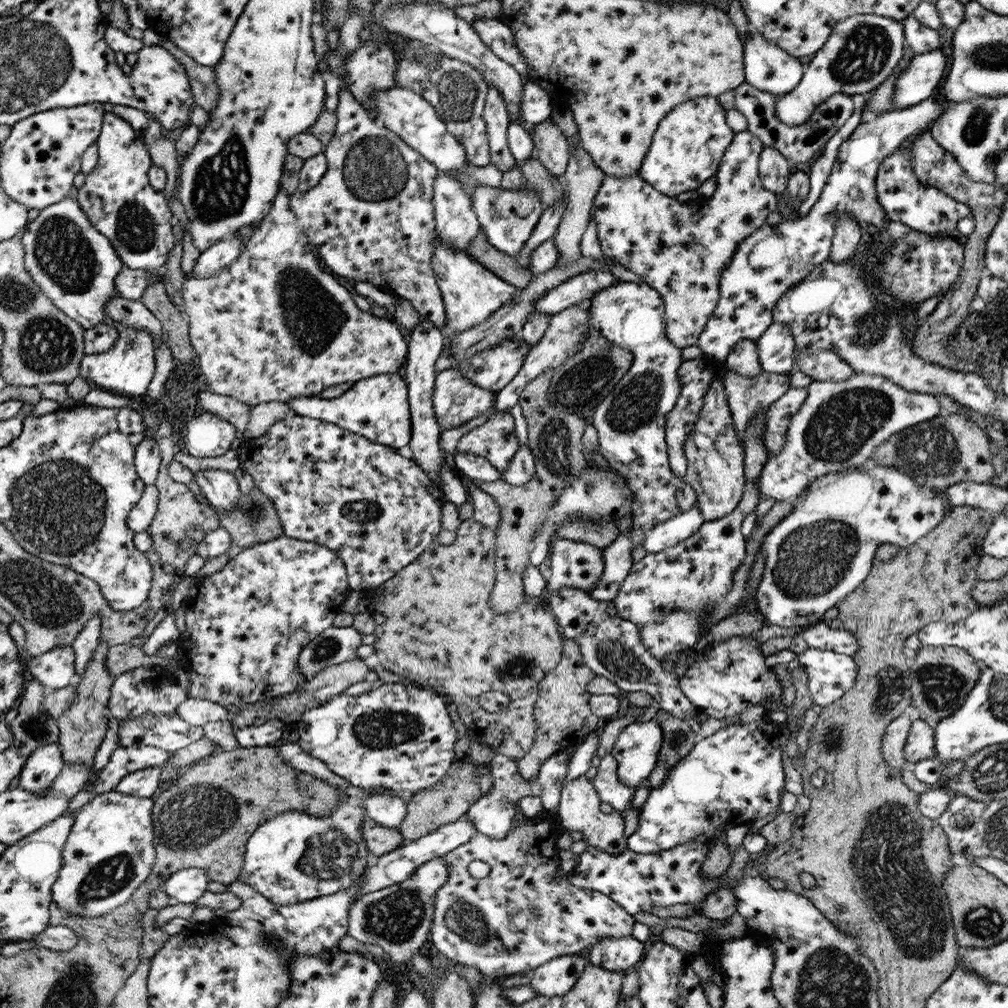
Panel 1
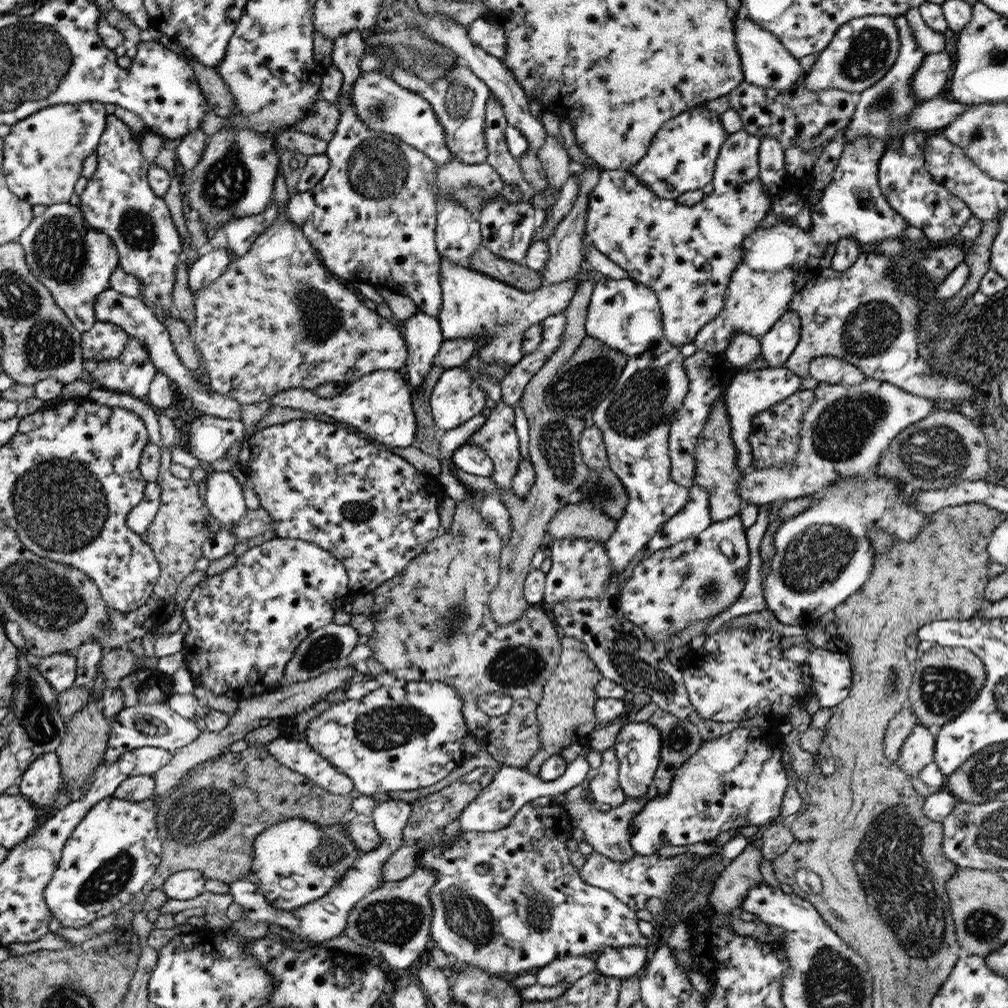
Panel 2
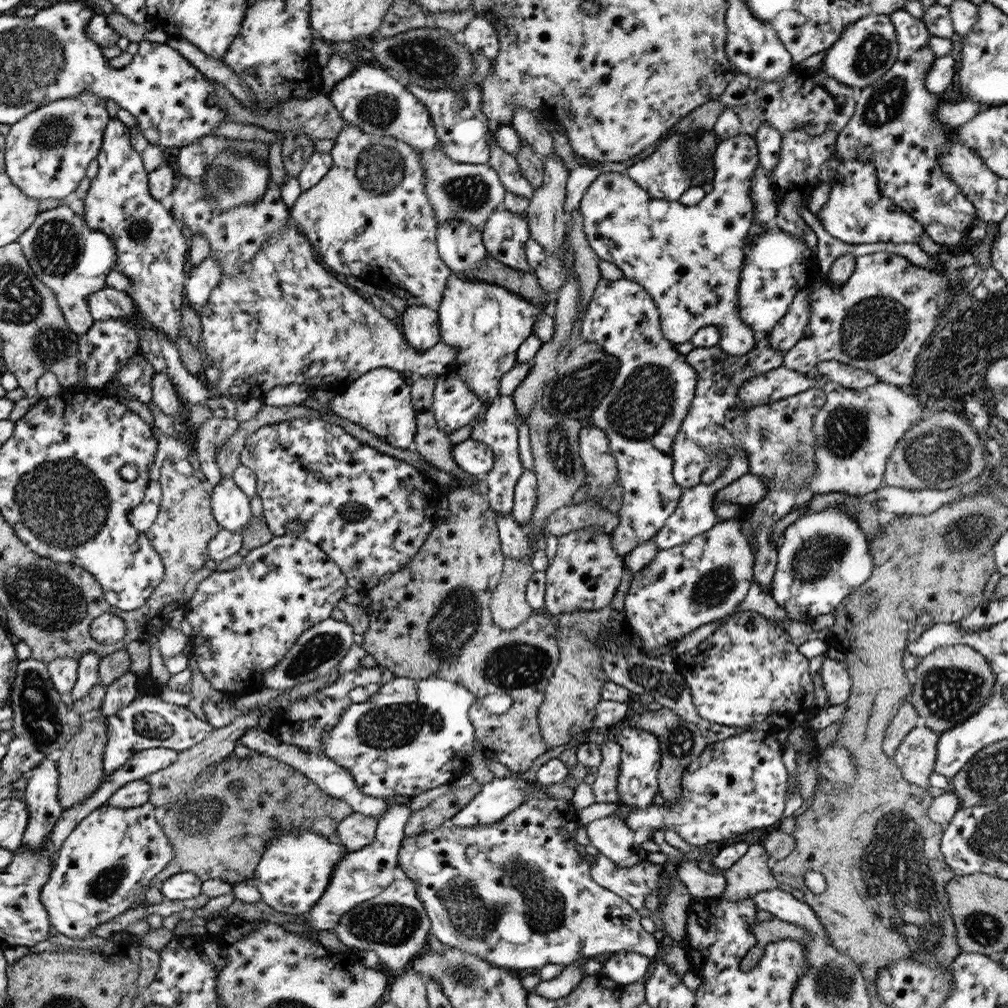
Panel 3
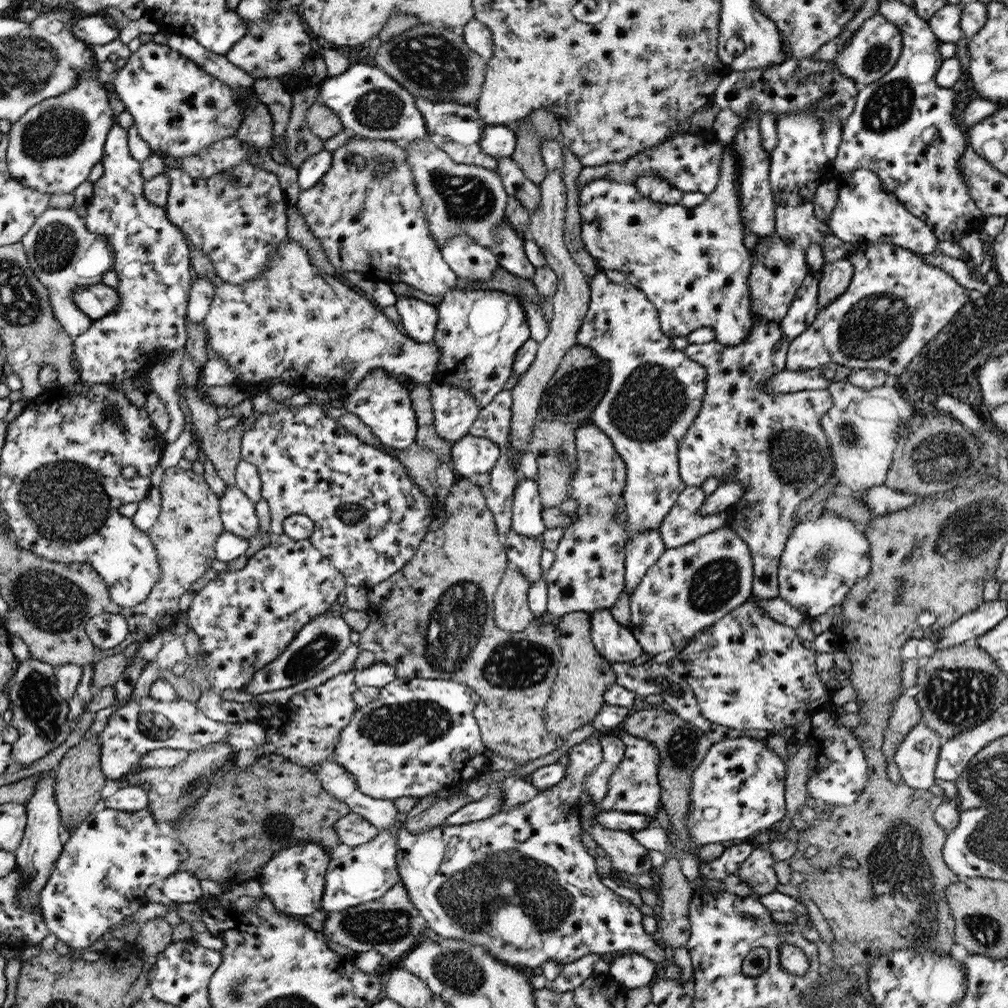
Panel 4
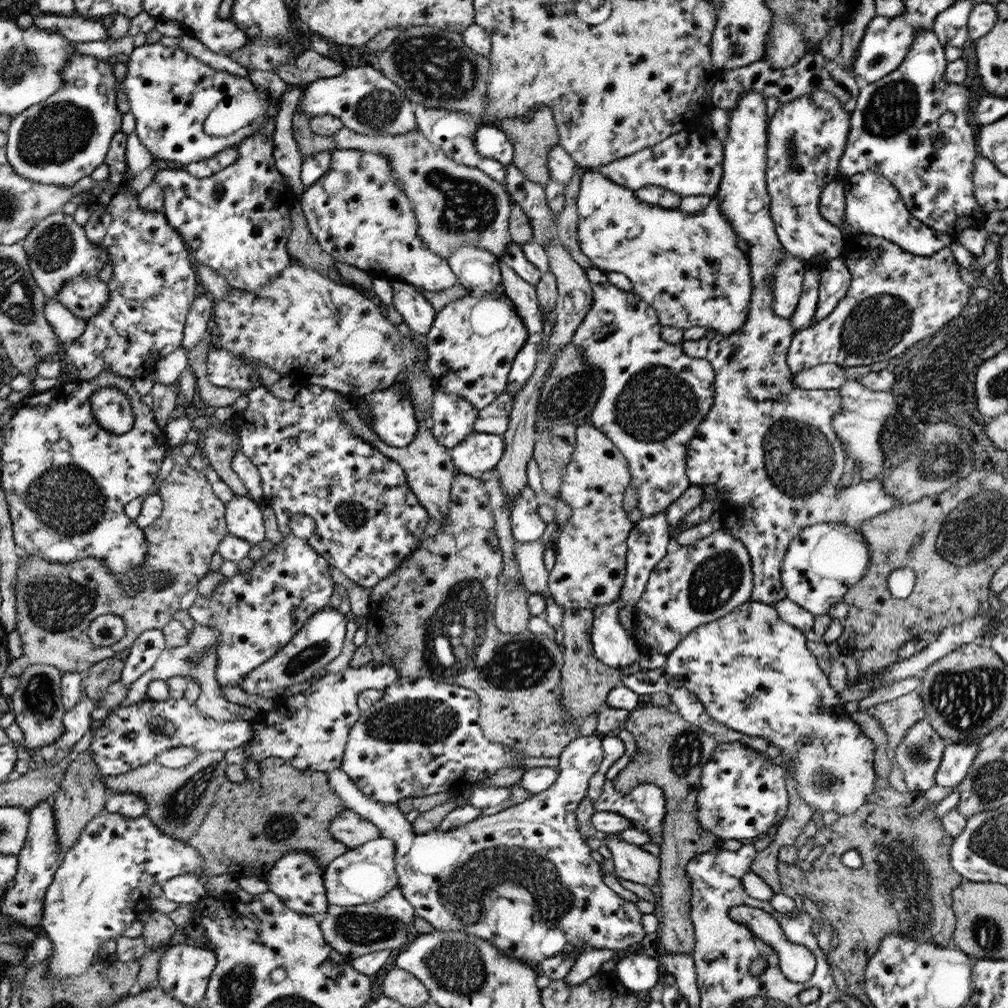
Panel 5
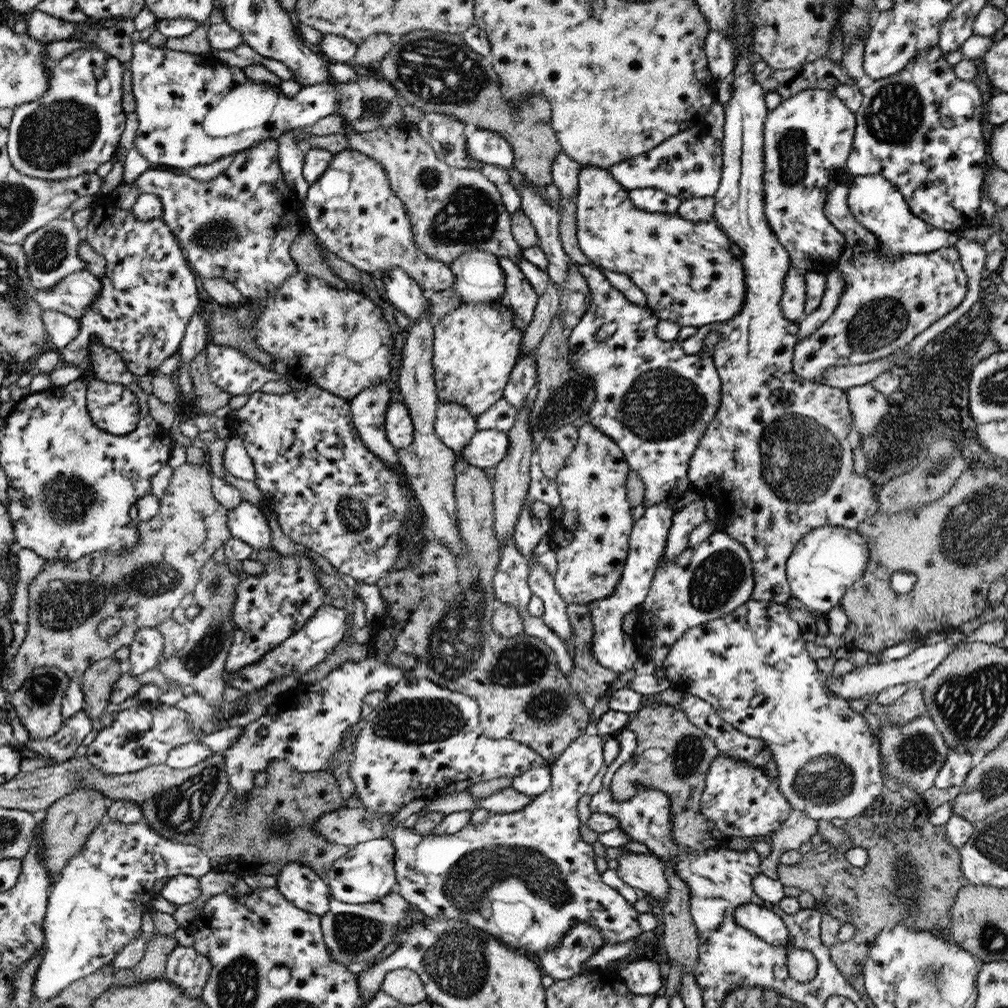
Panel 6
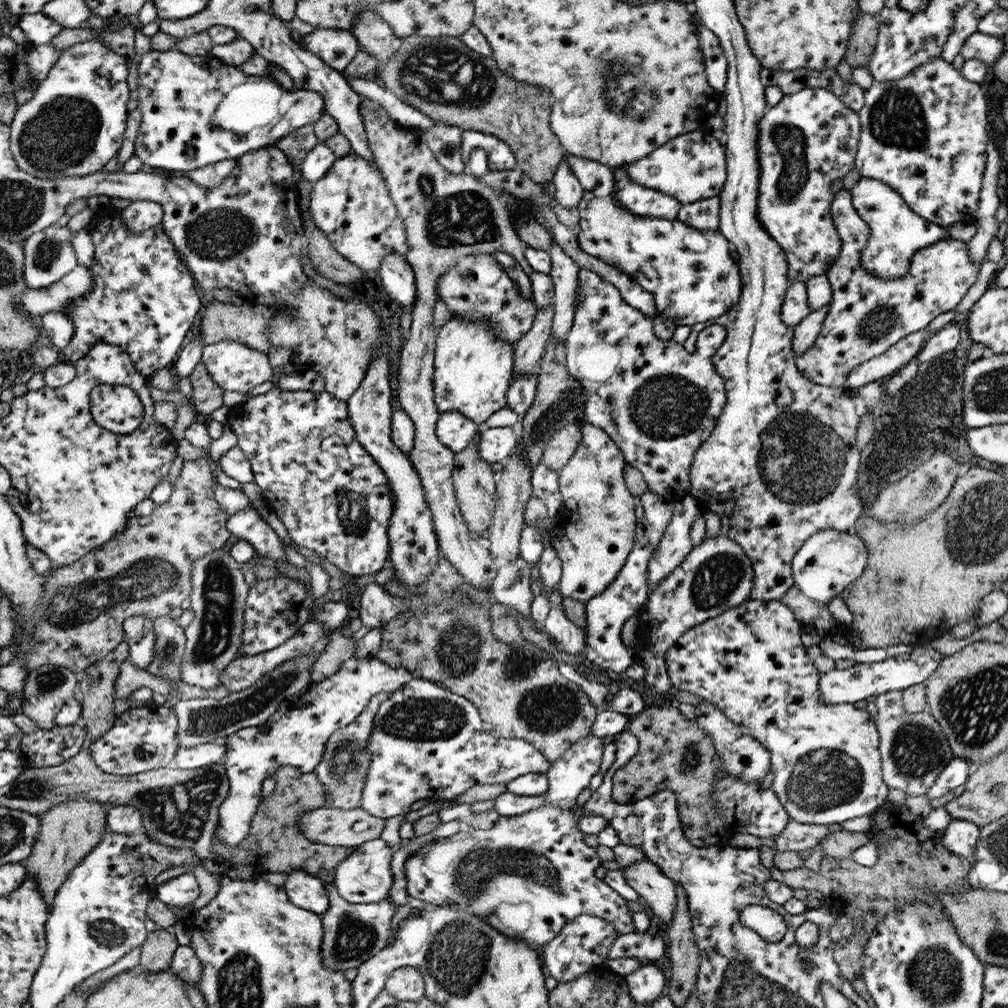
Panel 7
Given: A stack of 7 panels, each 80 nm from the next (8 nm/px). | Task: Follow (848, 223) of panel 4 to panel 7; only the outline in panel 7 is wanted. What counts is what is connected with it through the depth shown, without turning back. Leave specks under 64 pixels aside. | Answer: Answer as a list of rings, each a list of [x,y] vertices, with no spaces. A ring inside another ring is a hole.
[[[862,177],[850,190],[856,212],[866,221],[871,233],[862,250],[861,264],[877,278],[898,278],[910,269],[910,259],[920,250],[928,248],[934,242],[948,238],[945,227],[928,222],[916,214],[908,203],[888,184],[874,178]]]

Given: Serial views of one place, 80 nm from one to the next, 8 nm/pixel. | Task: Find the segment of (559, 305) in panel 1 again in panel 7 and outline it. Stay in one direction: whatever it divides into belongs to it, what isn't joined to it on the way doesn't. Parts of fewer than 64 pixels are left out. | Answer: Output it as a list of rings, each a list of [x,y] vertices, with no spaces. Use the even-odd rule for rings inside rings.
[[[454,316],[437,331],[435,338],[435,362],[433,372],[434,402],[439,412],[459,412],[484,424],[497,410],[507,406],[508,387],[513,378],[515,366],[515,343],[497,338],[485,320],[471,320]]]

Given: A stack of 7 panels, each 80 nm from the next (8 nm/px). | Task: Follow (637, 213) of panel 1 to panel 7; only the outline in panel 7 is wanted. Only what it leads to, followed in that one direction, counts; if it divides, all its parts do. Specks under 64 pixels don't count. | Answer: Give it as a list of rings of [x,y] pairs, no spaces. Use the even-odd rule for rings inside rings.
[[[572,154],[564,157],[572,169],[574,177],[578,178],[584,196],[578,206],[580,228],[578,245],[587,254],[612,265],[629,274],[647,290],[655,300],[658,316],[672,320],[676,326],[694,326],[698,323],[712,322],[715,318],[728,312],[741,297],[742,279],[737,262],[730,256],[730,246],[723,234],[714,230],[696,230],[677,218],[648,218],[636,216],[628,212],[615,199],[615,171],[599,162],[578,158]]]

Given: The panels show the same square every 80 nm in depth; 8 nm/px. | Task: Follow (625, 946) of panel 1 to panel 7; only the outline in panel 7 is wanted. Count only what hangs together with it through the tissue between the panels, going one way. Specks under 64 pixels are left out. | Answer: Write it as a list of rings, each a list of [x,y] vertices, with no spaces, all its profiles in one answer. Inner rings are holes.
[[[649,963],[628,972],[625,980],[629,986],[629,993],[632,1000],[640,1005],[651,1004],[662,997],[662,990],[666,988],[666,978],[658,965]]]

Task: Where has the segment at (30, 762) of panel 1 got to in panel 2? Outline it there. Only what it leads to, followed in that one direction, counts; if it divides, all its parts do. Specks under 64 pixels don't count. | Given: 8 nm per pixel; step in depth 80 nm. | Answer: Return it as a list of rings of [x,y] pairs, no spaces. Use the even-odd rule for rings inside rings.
[[[56,751],[45,752],[24,772],[20,792],[41,810],[51,810],[53,804],[57,802],[61,781],[62,767],[59,755]]]

